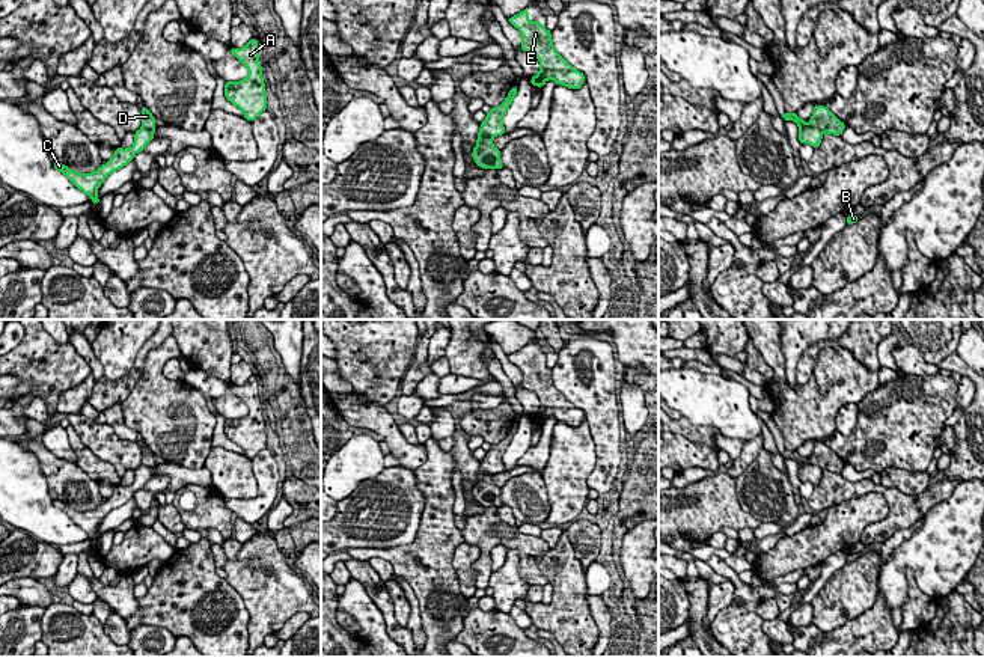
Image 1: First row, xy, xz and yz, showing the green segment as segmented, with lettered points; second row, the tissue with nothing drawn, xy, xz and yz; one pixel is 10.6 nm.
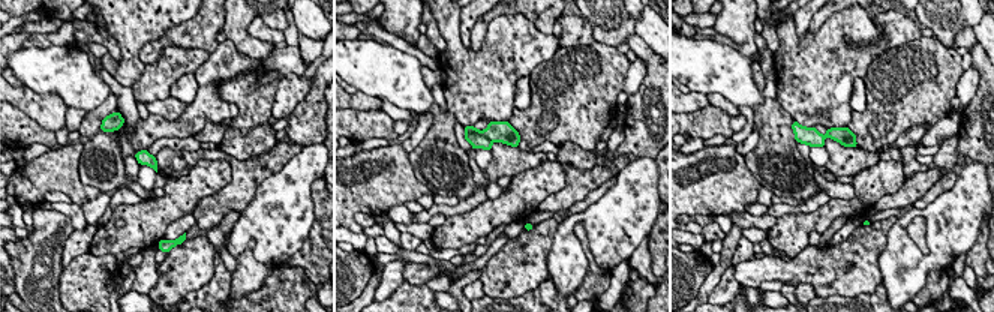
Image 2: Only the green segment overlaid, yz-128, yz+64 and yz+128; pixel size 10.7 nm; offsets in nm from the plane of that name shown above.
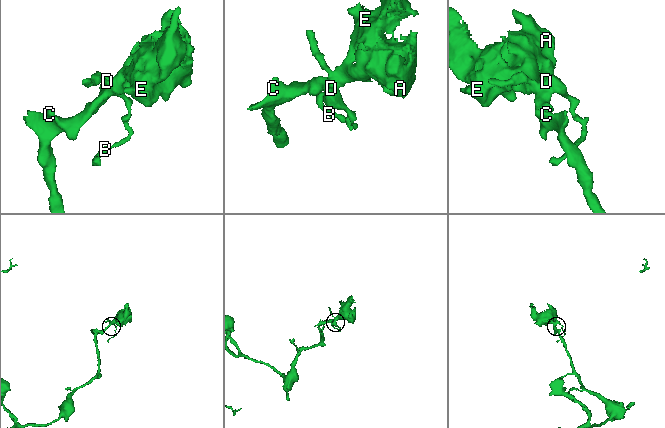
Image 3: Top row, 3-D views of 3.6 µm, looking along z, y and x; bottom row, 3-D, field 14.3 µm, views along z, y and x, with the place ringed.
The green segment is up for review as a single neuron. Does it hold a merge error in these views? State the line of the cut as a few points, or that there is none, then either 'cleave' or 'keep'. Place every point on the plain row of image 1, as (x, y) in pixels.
cut xz (492, 473), (485, 473), (478, 481); cleave

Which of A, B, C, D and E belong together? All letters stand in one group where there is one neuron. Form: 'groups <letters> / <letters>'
groups A C E / B D

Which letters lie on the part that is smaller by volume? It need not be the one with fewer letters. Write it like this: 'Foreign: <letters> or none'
Foreign: B, D

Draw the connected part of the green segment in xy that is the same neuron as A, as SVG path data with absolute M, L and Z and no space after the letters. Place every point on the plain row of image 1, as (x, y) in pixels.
M252 375L243 386L232 384L231 390L249 407L249 413L241 419L228 419L225 434L244 451L247 458L253 460L267 446L256 375Z

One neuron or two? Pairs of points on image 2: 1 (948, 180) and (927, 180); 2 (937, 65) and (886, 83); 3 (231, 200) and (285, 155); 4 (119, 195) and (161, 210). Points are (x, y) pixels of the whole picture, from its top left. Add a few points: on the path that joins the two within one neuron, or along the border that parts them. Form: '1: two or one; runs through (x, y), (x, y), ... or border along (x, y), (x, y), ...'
1: two; border along (945, 174), (913, 204)
2: one; runs through (925, 74), (916, 81), (898, 81)
3: one; runs through (243, 185), (263, 164), (270, 162)
4: two; border along (143, 200), (134, 204), (119, 204), (113, 210)

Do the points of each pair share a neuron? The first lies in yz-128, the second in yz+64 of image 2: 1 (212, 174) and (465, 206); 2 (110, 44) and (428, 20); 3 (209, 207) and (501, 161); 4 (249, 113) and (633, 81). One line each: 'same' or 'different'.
1: different
2: same
3: same
4: different

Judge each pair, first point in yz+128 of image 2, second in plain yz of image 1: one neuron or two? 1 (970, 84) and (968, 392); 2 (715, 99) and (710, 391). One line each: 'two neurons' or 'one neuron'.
1: one neuron
2: two neurons

